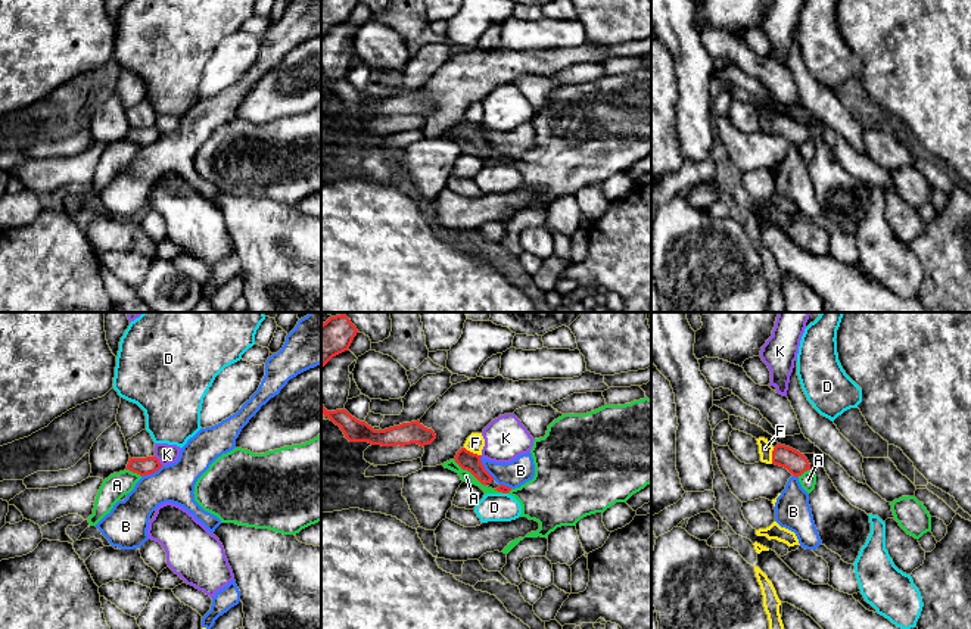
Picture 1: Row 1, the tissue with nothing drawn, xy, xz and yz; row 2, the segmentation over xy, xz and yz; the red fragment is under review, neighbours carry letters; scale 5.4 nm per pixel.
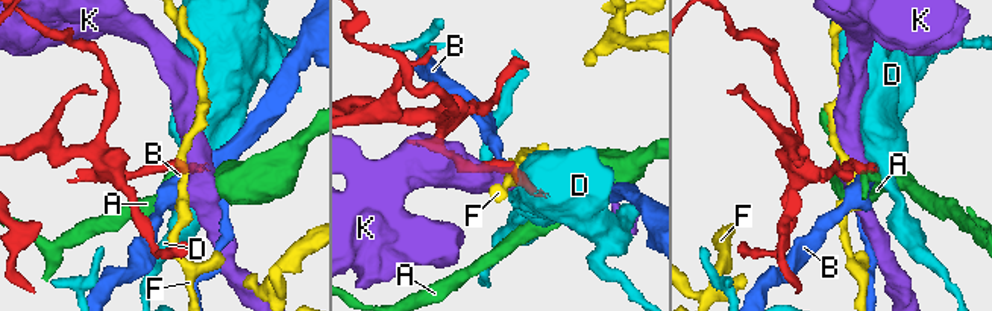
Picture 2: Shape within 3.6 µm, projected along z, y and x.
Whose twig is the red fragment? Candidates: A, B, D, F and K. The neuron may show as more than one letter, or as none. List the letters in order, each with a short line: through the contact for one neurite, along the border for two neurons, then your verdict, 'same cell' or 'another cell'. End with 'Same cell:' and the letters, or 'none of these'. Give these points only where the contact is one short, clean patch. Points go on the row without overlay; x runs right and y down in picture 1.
A: line xz (454, 128), (488, 158); another cell
B: line xz (481, 125), (484, 139), (494, 149); another cell
D: line xz (503, 162), (507, 164); another cell
F: line xz (464, 117), (481, 125); another cell
K: line xy (155, 125), (162, 134); another cell
Same cell: none of these

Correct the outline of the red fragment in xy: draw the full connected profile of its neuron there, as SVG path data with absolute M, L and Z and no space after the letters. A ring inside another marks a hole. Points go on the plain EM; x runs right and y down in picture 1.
M146 127L146 128L131 128L127 134L127 140L137 143L140 146L153 144L162 137L156 127Z

